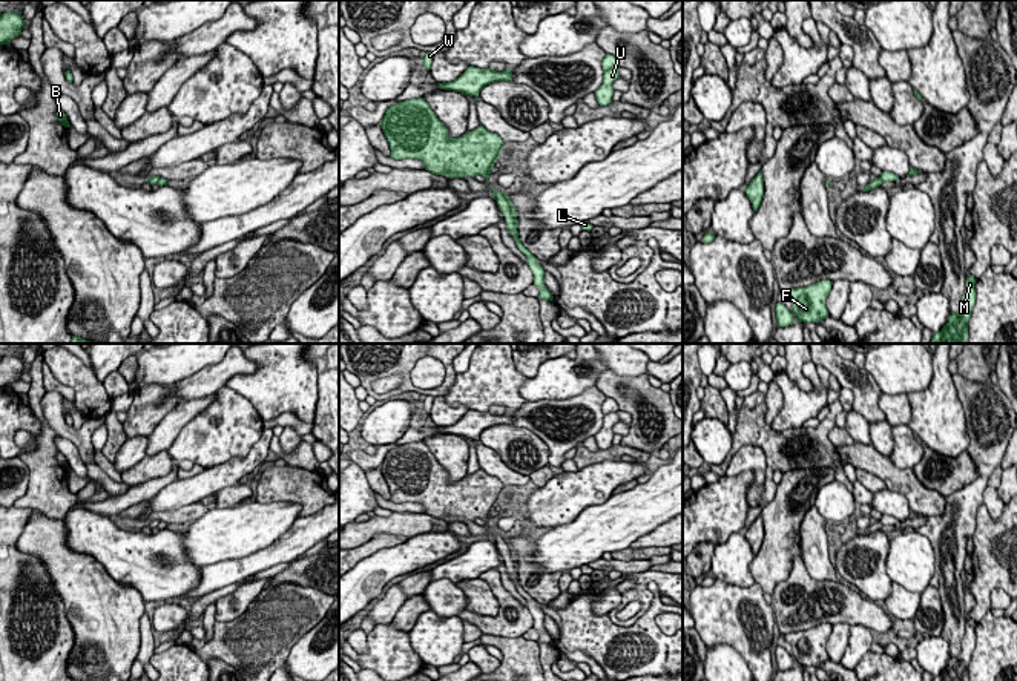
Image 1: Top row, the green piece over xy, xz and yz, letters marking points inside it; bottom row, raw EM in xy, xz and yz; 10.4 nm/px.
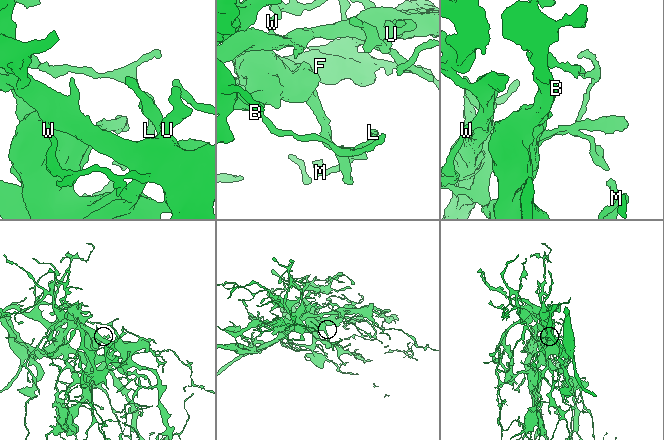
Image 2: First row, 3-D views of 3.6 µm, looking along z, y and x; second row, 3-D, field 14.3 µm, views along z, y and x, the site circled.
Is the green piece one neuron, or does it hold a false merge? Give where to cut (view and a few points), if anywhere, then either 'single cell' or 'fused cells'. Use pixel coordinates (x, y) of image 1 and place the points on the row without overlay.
xz (502, 537), (516, 571) | fused cells

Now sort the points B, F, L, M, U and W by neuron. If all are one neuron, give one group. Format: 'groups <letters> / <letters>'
groups B U / F L M W

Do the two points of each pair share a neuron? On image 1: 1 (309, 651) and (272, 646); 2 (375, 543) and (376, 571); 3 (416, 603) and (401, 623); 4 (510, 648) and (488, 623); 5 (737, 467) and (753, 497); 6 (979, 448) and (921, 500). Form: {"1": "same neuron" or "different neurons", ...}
{"1": "different neurons", "2": "different neurons", "3": "same neuron", "4": "different neurons", "5": "same neuron", "6": "different neurons"}

